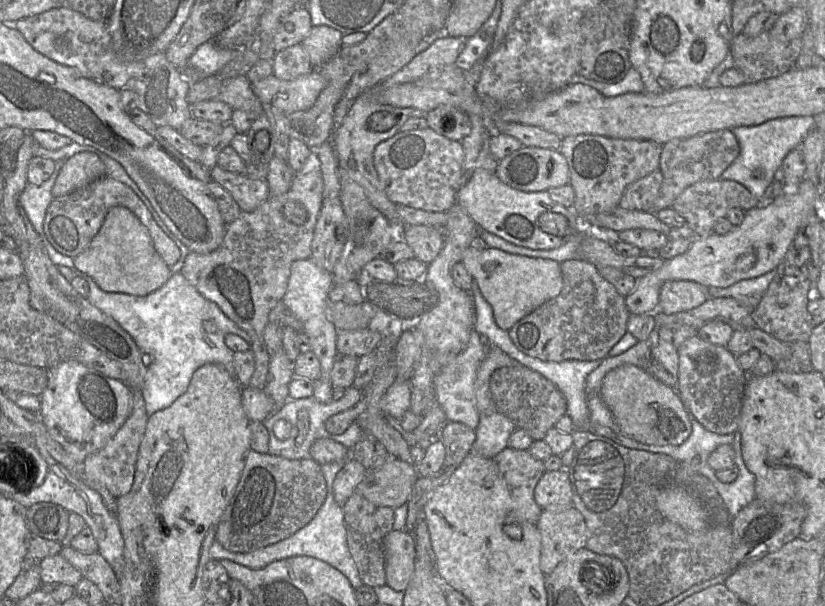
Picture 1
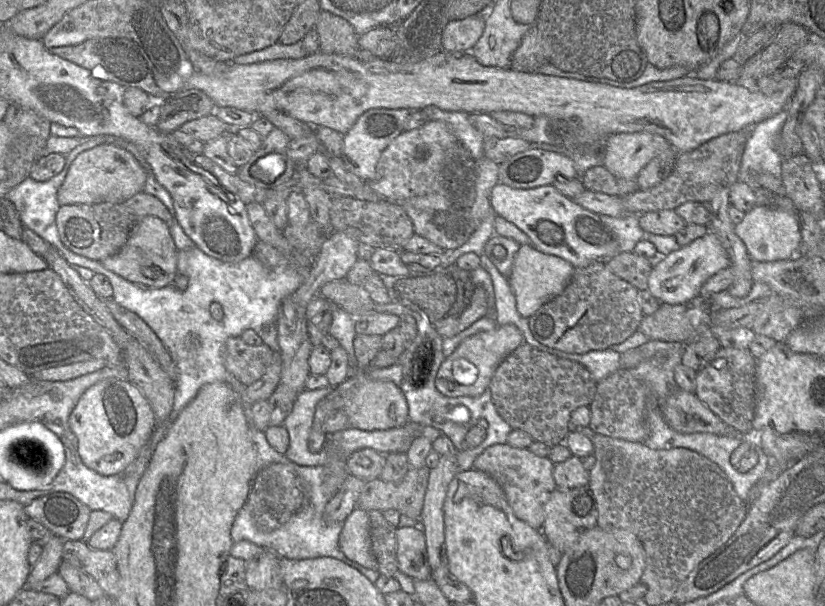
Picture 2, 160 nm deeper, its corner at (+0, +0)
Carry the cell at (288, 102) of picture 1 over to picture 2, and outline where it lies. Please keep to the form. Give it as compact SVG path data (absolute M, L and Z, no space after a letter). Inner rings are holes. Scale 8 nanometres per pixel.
M440 51L419 62L404 64L386 58L358 59L355 56L323 52L309 54L299 59L277 59L247 65L230 62L228 70L220 75L205 75L194 71L183 83L181 90L186 89L203 91L216 106L234 107L258 116L275 110L313 127L326 126L343 135L349 131L361 114L373 108L406 108L414 111L427 106L436 106L445 111L469 114L512 111L532 117L576 118L594 127L594 132L603 135L636 132L659 134L678 153L690 152L723 134L753 128L788 106L788 102L784 99L777 99L760 91L751 91L737 82L700 80L694 74L670 81L651 82L637 88L622 89L535 72L520 72L510 67L487 67L478 63L470 51L459 54Z

